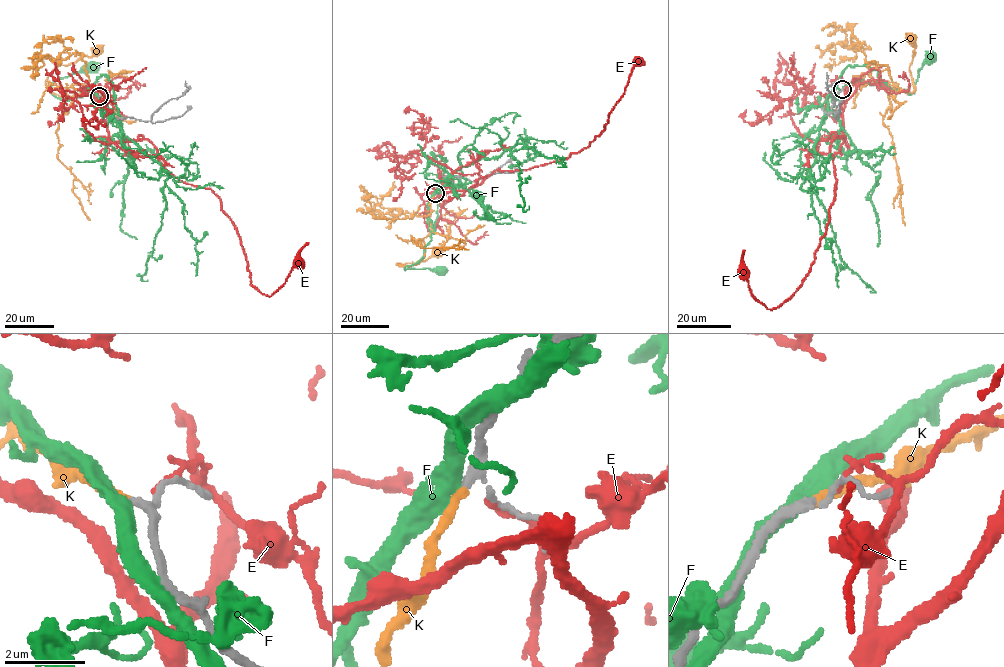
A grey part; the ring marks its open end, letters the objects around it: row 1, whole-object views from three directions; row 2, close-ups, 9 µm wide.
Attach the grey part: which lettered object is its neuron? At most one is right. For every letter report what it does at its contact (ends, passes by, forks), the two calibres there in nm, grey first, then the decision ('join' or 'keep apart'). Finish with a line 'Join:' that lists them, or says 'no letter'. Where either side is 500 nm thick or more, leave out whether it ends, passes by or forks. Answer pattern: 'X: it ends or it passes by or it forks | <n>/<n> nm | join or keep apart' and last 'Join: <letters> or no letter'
E: it ends | 110/160 nm | keep apart
F: it passes by | 180/360 nm | keep apart
K: it ends | 180/200 nm | join
Join: K

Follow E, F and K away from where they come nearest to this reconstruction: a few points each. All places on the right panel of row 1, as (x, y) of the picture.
E: (844, 88), (856, 87), (843, 110), (845, 138), (829, 148), (837, 181), (810, 271), (771, 309), (742, 273)
F: (842, 89), (855, 80), (863, 80), (912, 93), (919, 69), (923, 63), (931, 62), (931, 56)
K: (842, 89), (877, 81), (912, 93), (915, 88), (910, 69), (916, 46), (909, 40)

